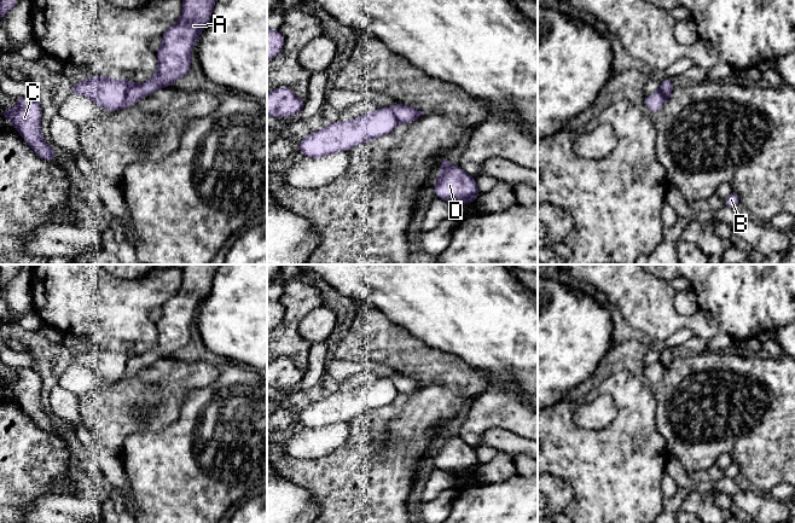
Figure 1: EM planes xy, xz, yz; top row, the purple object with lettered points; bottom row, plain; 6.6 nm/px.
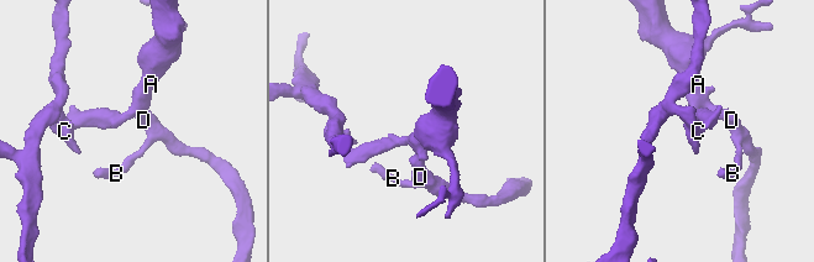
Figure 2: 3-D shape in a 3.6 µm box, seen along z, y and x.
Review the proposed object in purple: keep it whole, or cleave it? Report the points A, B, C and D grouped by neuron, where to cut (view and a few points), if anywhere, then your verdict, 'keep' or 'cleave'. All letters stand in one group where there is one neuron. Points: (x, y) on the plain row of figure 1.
groups A B D / C; cut xy (133, 354), (121, 378); cleave

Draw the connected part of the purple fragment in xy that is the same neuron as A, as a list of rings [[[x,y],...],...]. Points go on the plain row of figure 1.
[[[184,265],[180,290],[161,306],[162,316],[156,322],[157,343],[150,351],[133,355],[122,379],[134,376],[157,360],[172,356],[188,343],[196,309],[210,292],[215,272],[220,266]]]

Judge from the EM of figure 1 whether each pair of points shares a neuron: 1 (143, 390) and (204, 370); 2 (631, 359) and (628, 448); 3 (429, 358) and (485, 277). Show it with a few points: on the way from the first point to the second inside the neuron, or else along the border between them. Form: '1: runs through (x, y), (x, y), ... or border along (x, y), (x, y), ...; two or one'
1: runs through (158, 390), (169, 379), (189, 376); one
2: border along (611, 372), (631, 371), (639, 379); two
3: border along (411, 333), (427, 344), (454, 354), (462, 360); two

